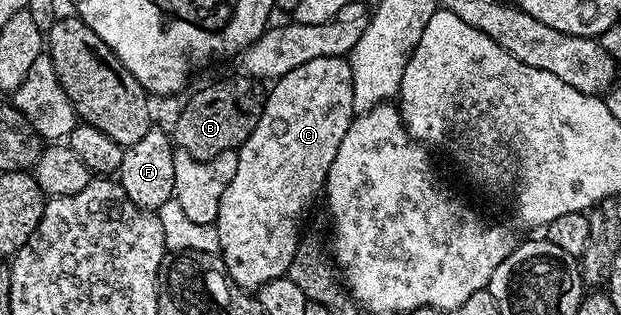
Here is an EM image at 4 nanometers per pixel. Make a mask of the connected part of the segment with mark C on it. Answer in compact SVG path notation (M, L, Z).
M325 56L324 58L312 58L312 62L304 62L296 66L288 74L278 77L273 81L271 90L265 97L262 105L262 113L252 130L252 134L245 140L241 148L237 149L238 161L236 162L236 175L232 182L228 182L228 190L224 190L224 198L220 198L220 210L216 227L218 230L218 246L220 259L225 267L227 276L239 289L257 290L264 287L268 282L283 279L292 266L293 256L297 252L300 243L298 227L302 224L302 215L314 204L314 199L319 199L320 193L326 186L326 175L332 166L332 158L336 158L336 150L340 150L340 142L344 142L344 134L348 134L348 126L353 122L356 113L352 104L352 70L349 59L340 56Z

